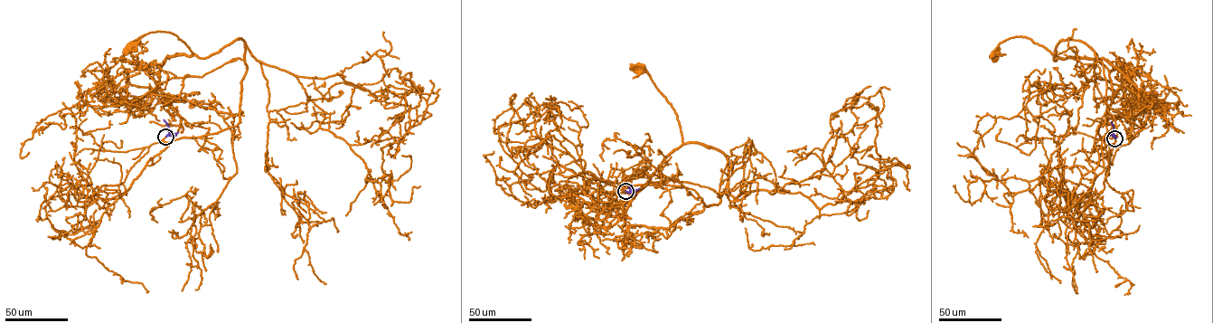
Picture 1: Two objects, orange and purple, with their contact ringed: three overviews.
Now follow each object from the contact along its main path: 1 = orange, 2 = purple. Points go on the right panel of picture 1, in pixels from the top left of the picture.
1: (1114, 138), (1098, 132), (1109, 71), (1083, 42), (1061, 40), (1056, 61), (1025, 37), (997, 52)
2: (1114, 138), (1111, 121)

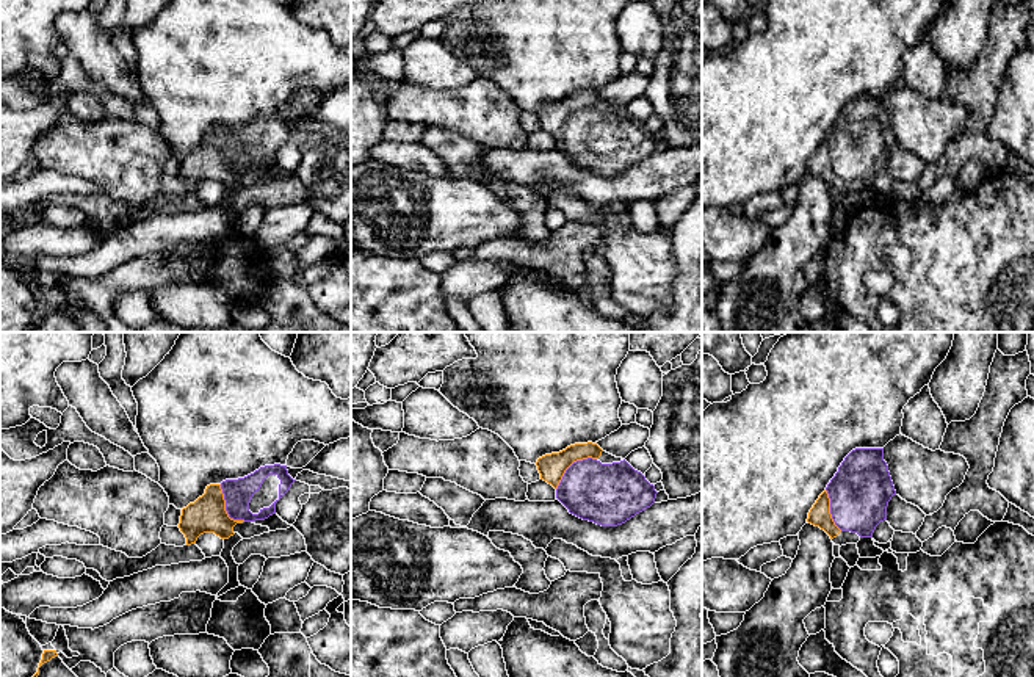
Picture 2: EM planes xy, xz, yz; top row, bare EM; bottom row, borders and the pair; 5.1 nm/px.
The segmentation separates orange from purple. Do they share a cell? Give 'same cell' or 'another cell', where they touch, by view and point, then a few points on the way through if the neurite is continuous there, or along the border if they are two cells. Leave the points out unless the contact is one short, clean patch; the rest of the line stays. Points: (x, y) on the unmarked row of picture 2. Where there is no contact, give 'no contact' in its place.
same cell | xz (571, 113) | across xz (552, 116), (571, 113), (596, 138), (607, 143)

